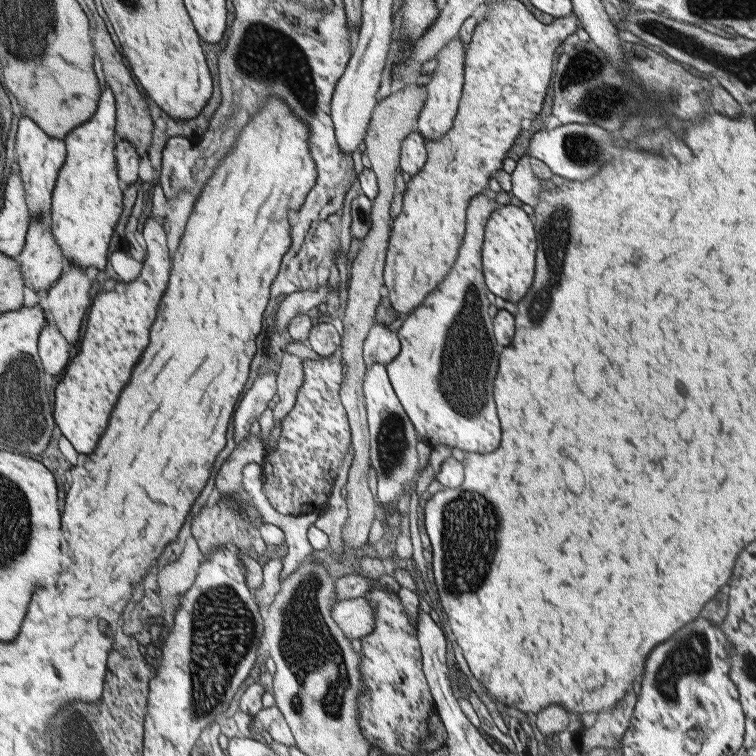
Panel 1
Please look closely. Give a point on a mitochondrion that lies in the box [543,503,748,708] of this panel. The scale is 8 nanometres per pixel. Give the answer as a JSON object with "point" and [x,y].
{"point":[690,656]}

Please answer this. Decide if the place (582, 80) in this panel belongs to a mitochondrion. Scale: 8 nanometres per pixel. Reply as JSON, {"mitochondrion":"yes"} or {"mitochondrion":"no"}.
{"mitochondrion":"yes"}

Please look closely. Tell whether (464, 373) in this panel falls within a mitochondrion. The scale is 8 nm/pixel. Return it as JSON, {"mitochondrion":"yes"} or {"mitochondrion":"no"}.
{"mitochondrion":"yes"}

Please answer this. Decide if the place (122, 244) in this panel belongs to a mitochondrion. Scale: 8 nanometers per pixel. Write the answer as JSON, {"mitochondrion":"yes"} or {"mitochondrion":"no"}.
{"mitochondrion":"no"}

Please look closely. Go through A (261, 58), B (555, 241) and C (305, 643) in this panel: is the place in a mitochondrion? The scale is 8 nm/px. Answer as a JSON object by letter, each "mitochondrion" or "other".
{"A":"mitochondrion","B":"mitochondrion","C":"mitochondrion"}

